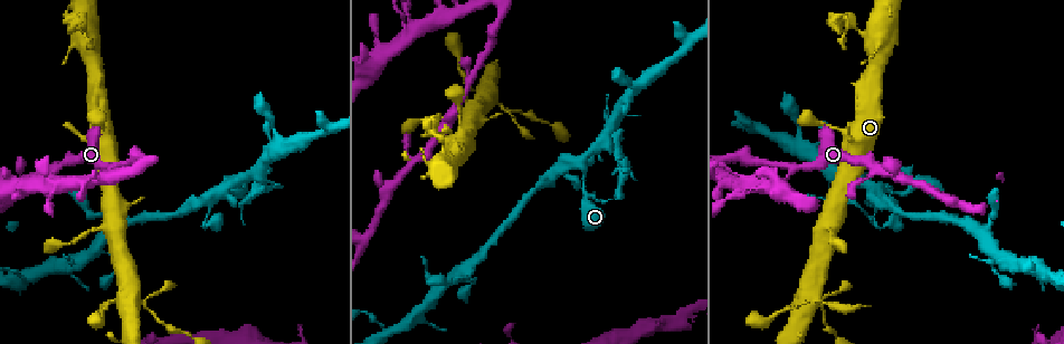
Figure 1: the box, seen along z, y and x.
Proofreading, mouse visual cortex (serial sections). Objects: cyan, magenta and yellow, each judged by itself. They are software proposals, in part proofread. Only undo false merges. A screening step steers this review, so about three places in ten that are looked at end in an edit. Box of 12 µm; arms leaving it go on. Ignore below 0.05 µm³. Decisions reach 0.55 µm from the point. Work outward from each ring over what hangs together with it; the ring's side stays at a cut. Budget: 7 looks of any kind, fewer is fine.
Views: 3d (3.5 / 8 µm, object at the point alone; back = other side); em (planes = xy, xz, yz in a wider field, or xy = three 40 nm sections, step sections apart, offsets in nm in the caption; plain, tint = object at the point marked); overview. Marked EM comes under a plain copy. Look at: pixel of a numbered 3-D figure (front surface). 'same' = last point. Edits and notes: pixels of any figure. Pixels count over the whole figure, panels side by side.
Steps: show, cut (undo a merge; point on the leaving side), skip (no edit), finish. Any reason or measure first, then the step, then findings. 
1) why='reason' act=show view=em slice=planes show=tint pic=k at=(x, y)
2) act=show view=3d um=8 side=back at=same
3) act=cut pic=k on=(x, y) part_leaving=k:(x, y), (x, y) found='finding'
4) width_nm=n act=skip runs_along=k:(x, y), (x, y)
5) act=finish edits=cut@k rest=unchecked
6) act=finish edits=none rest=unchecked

why='narrows sharply' act=show view=3d um=3.5 pic=1 at=(844, 22)

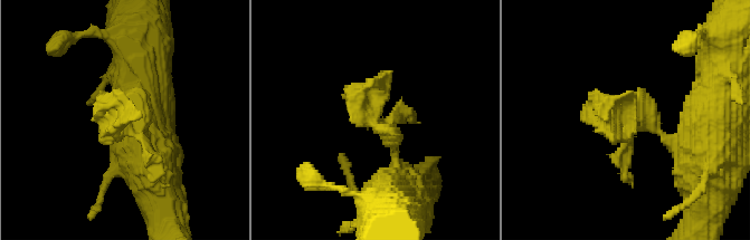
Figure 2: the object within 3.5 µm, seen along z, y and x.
act=show view=em slice=planes show=tint pic=2 at=(623, 109)

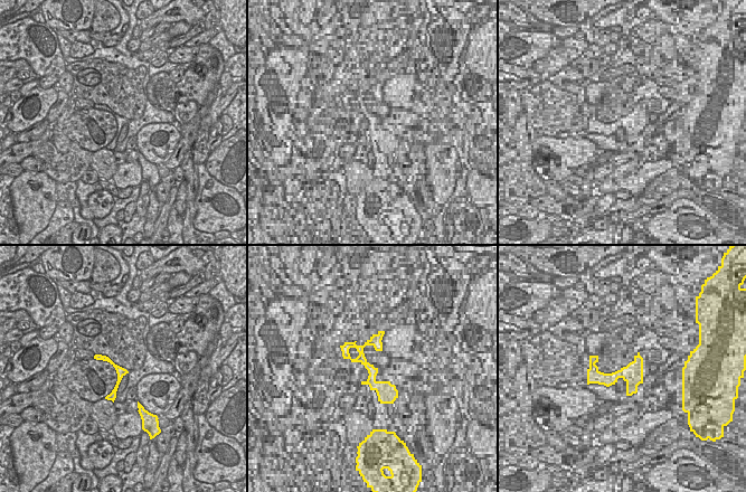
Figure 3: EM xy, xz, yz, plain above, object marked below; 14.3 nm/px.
why='cut it another way' act=show view=em slice=xy step=5 show=tint at=same

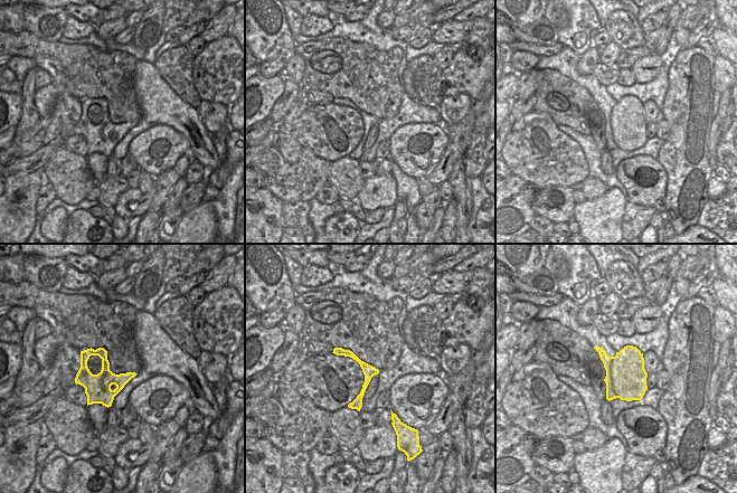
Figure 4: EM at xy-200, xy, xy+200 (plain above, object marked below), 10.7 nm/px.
width_nm=140 act=skip runs_along=2:(673, 141), (596, 89) found='one cell here'

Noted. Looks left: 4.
why='abrupt turn' act=show view=3d um=3.5 pic=1 at=(871, 164)

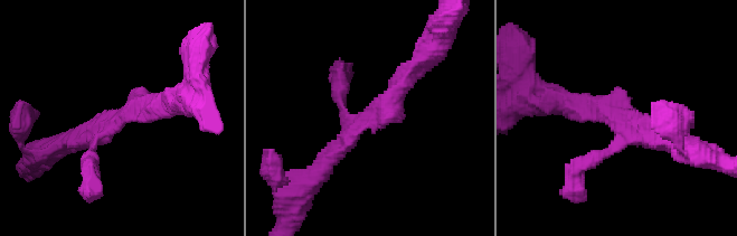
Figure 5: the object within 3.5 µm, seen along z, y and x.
why='now the EM' act=show view=em slice=xy step=1 show=tint pic=5 at=(628, 121)

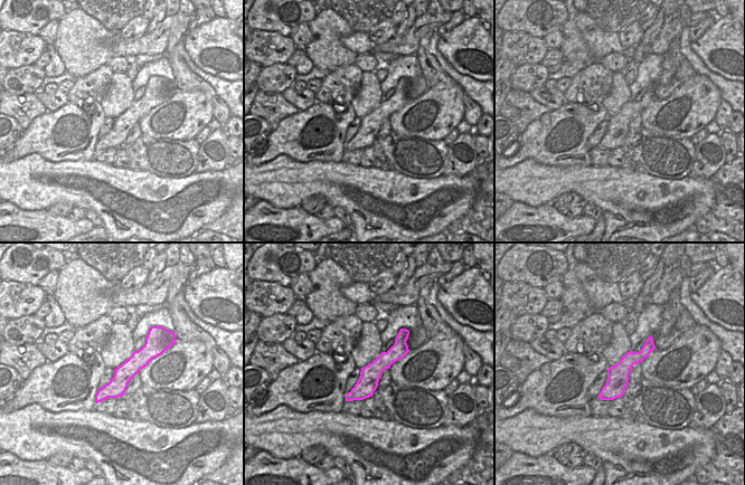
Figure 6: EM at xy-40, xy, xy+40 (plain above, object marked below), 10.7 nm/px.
act=skip runs_along=6:(402, 333), (401, 344), (348, 398) found='all the same cell'

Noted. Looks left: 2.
act=show view=3d um=8 pic=1 at=(244, 179)

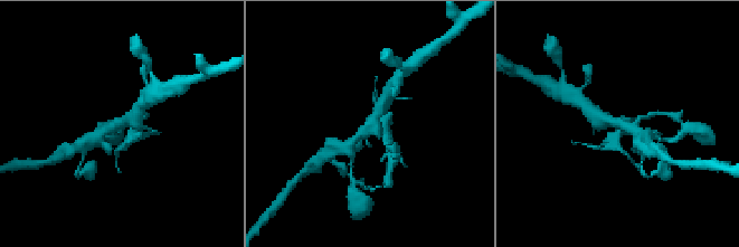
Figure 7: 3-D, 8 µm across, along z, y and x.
why='shape alone is not enough' act=show view=em slice=xy step=1 show=tint pic=7 at=(618, 121)

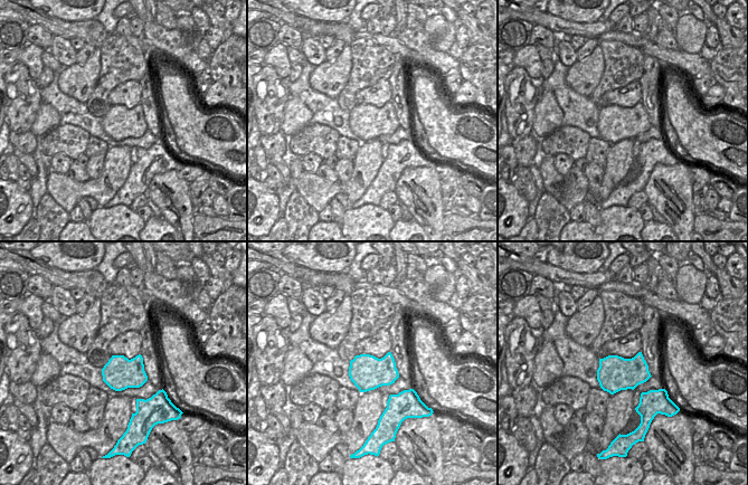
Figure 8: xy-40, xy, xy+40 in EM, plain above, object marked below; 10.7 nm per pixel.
width_nm=380 act=cut pic=7 on=(607, 142) found='two cells meet here'

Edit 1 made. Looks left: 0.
act=finish edits=cut@7 rest=unchecked

